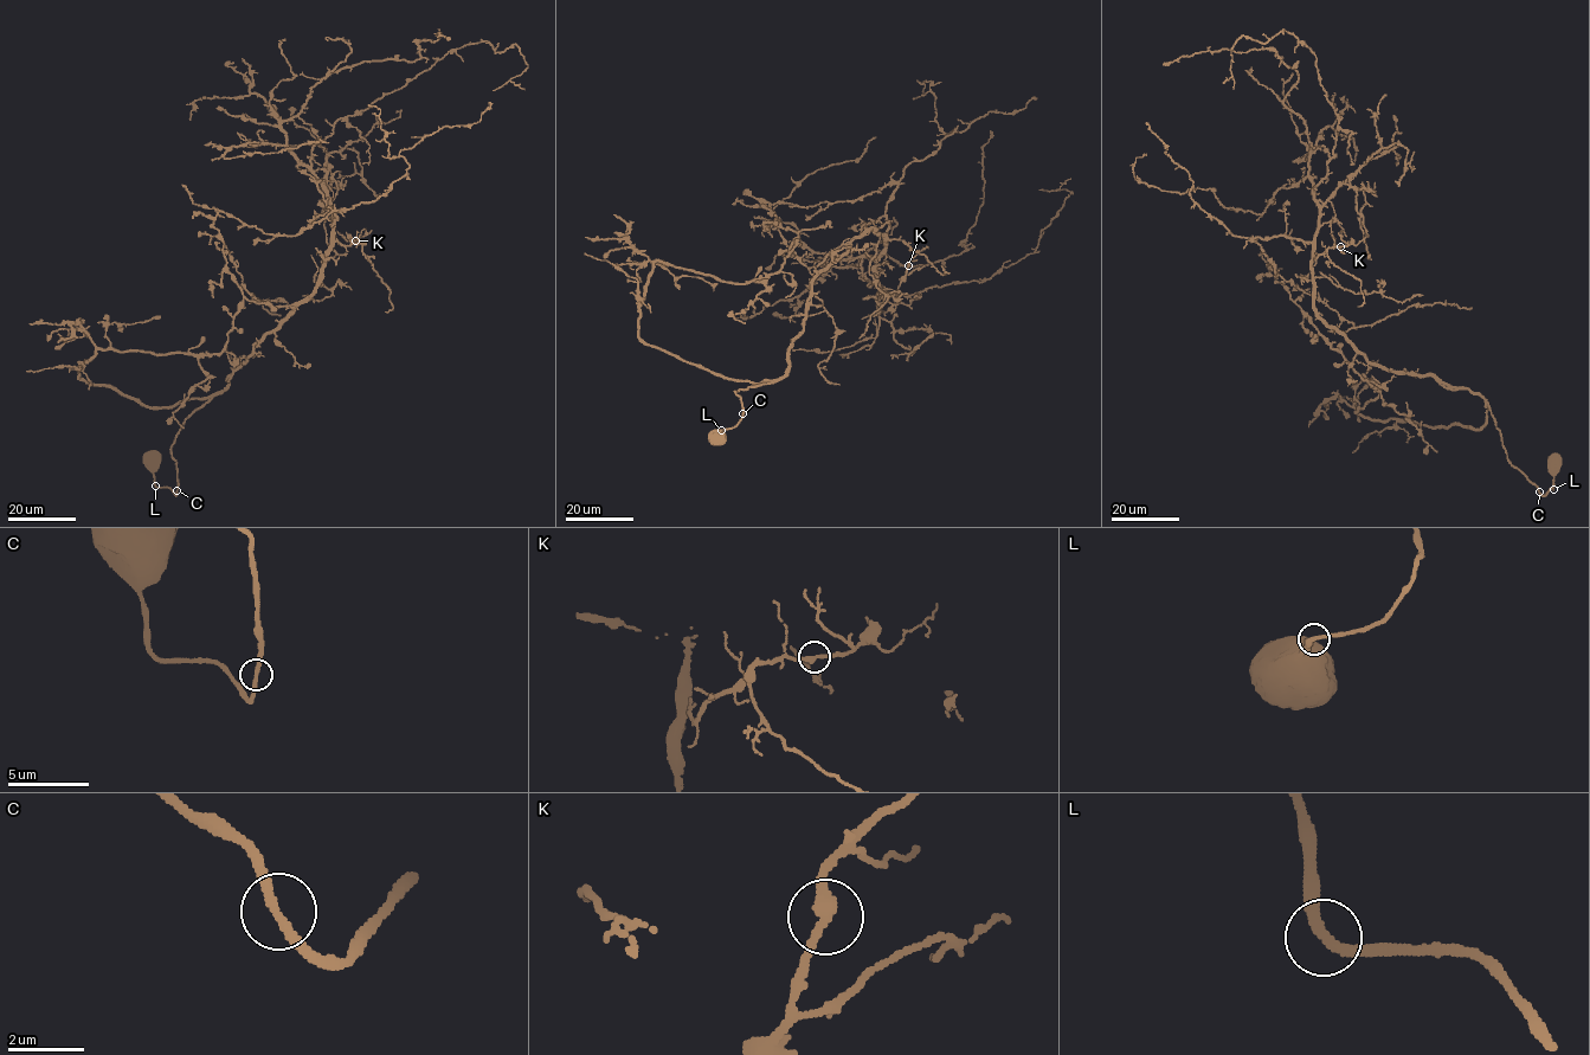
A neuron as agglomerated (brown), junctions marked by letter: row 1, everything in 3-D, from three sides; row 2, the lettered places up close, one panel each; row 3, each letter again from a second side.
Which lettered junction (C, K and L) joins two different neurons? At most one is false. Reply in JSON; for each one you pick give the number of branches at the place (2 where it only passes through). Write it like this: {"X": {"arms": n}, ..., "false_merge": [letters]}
{"false_merge": []}

